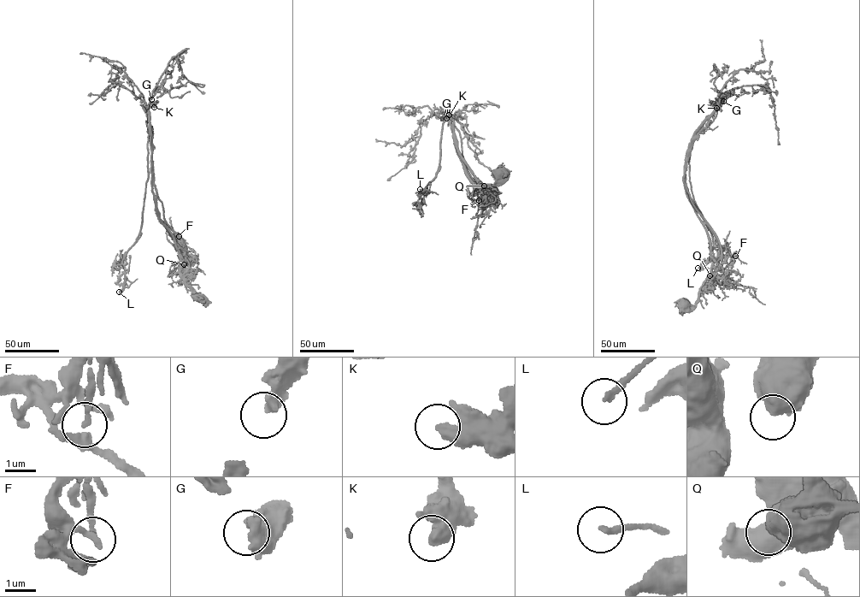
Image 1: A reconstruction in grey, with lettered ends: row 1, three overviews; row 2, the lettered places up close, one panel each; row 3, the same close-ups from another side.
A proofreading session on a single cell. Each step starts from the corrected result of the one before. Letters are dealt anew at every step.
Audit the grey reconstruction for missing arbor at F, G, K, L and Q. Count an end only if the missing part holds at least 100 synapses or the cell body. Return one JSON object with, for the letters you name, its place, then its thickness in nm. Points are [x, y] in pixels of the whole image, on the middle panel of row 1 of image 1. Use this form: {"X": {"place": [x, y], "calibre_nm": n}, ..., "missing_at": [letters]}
{"G": {"place": [446, 118], "calibre_nm": 500}, "missing_at": ["G"]}

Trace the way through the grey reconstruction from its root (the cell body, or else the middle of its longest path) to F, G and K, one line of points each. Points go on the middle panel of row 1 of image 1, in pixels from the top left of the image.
F: (503, 172), (497, 185), (485, 184), (480, 187), (479, 184), (479, 200)
G: (503, 172), (497, 185), (480, 187), (458, 150), (446, 109), (444, 117), (444, 113), (455, 115), (446, 118)
K: (503, 172), (497, 185), (485, 184), (480, 187), (458, 150), (446, 109), (444, 117), (449, 115)

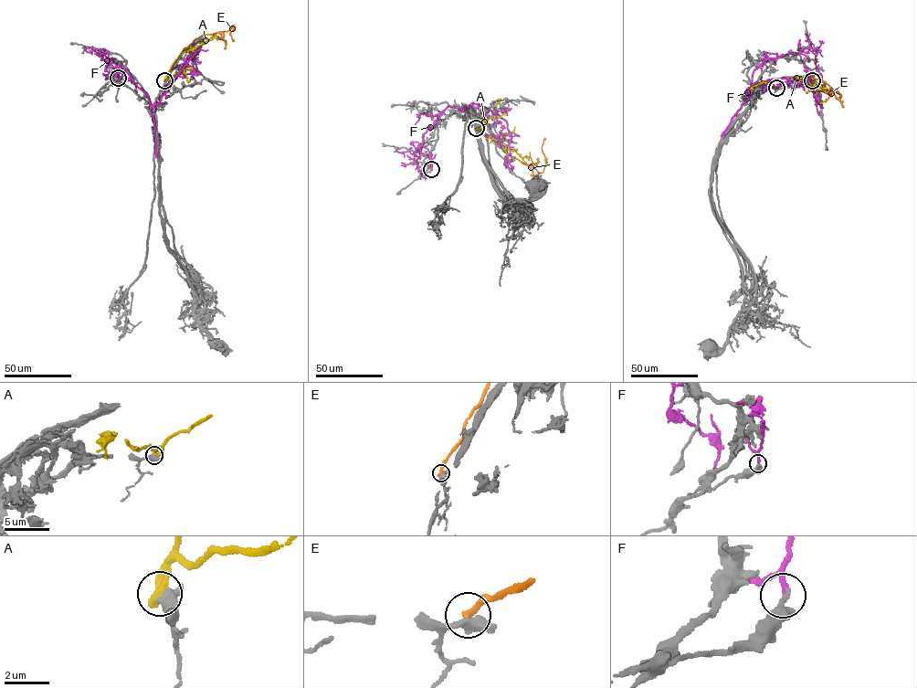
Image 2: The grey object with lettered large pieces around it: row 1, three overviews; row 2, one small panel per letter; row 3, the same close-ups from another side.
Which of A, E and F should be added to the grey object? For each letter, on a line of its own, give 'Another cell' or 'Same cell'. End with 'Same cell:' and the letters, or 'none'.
A: Another cell
E: Another cell
F: Another cell
Same cell: none

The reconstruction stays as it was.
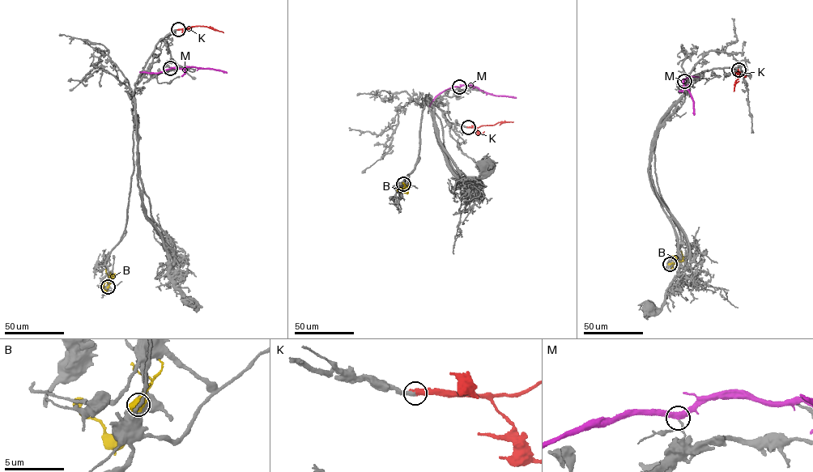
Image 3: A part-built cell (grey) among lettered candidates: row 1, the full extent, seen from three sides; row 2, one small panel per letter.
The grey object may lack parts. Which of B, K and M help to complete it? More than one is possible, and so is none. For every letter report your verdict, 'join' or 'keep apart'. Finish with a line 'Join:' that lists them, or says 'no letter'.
B: keep apart
K: join
M: keep apart
Join: K

